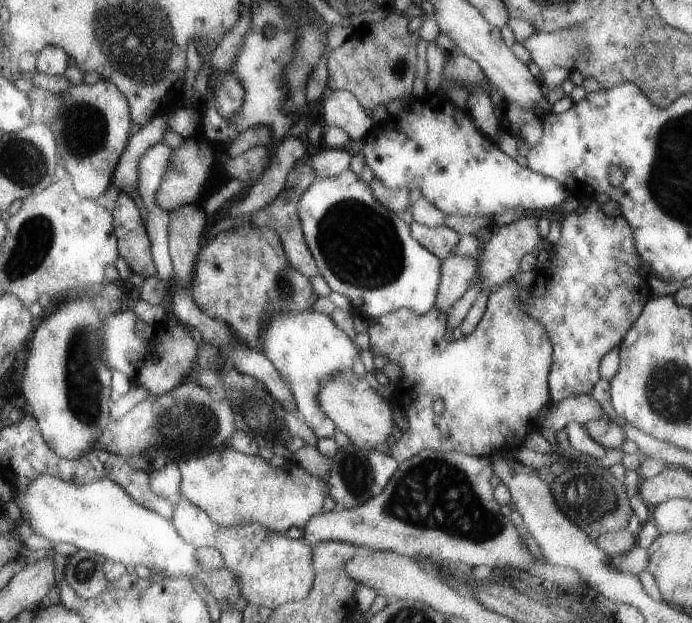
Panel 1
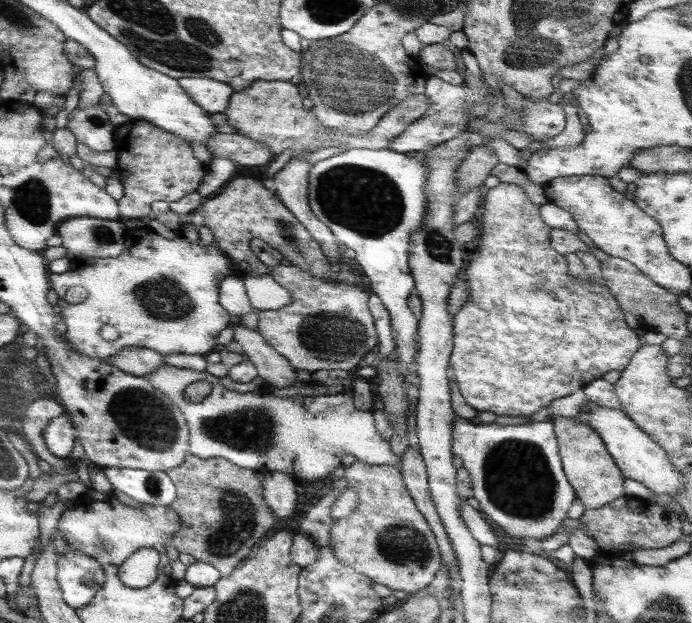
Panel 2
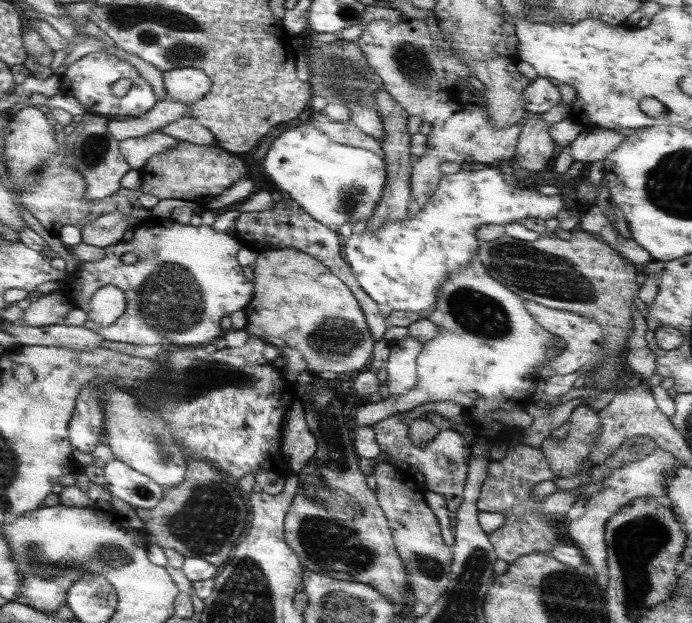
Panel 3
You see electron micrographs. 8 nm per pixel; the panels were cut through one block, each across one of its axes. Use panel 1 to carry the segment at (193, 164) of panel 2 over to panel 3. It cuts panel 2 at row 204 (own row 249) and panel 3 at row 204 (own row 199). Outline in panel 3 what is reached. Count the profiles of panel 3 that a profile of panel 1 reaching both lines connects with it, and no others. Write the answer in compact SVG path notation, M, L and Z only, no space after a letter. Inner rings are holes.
M175 140L175 146L165 148L161 154L155 154L147 159L147 162L139 170L141 184L137 190L127 190L120 187L117 192L111 194L111 200L115 202L115 210L121 213L129 213L134 208L133 202L139 197L139 193L147 193L158 200L179 199L186 201L211 200L213 196L221 194L225 188L229 188L235 180L245 178L247 168L241 164L239 158L231 156L231 153L211 145L196 145L189 142Z

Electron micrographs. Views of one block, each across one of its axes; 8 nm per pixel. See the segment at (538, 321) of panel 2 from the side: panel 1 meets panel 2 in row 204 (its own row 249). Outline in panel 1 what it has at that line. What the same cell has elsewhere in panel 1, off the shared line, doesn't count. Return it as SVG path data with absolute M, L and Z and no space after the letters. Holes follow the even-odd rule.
M531 215L509 222L509 224L501 227L493 227L492 235L487 240L487 244L485 244L483 252L481 252L481 257L479 257L479 264L477 264L478 278L482 285L481 290L489 289L493 292L518 274L520 258L524 254L531 254L539 239L537 219Z

